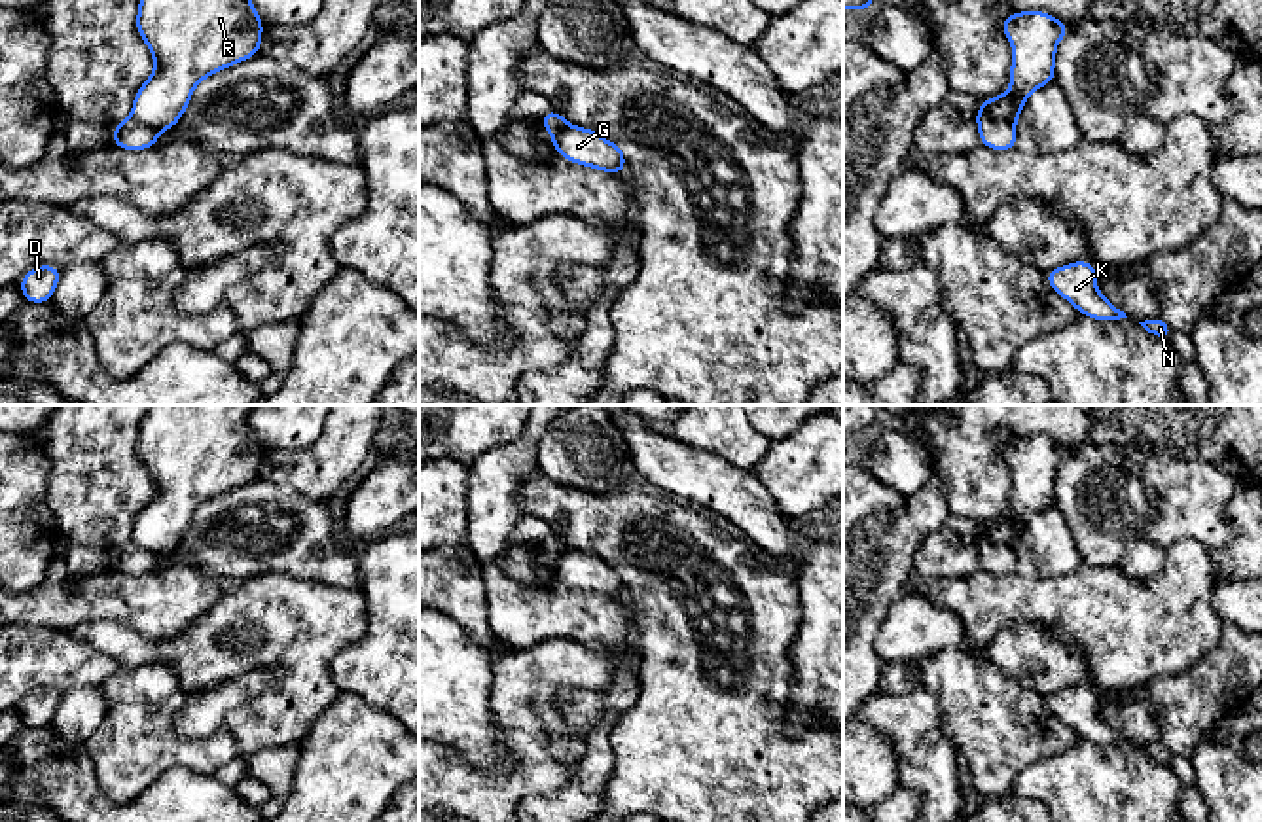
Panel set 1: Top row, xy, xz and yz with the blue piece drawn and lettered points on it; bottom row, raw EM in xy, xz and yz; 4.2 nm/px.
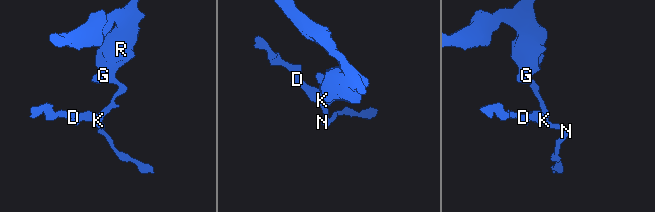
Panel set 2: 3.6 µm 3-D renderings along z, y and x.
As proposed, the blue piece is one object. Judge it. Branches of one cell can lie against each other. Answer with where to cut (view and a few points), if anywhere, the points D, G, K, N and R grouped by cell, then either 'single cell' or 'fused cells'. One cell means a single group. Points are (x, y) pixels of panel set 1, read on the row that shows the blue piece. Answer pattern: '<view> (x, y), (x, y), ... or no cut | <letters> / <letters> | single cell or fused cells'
yz (980, 108), (1012, 124) | D K N / G R | fused cells

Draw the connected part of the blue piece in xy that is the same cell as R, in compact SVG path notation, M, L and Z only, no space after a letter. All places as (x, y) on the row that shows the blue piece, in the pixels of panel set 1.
M138 0L136 30L155 68L131 116L153 131L176 127L199 81L260 53L263 27L250 0Z

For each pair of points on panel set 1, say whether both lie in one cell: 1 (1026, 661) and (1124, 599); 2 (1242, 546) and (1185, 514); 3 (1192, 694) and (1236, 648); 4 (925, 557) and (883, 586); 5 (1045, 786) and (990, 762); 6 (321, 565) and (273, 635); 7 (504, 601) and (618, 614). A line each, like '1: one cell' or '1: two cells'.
1: two cells
2: two cells
3: one cell
4: two cells
5: two cells
6: two cells
7: one cell

